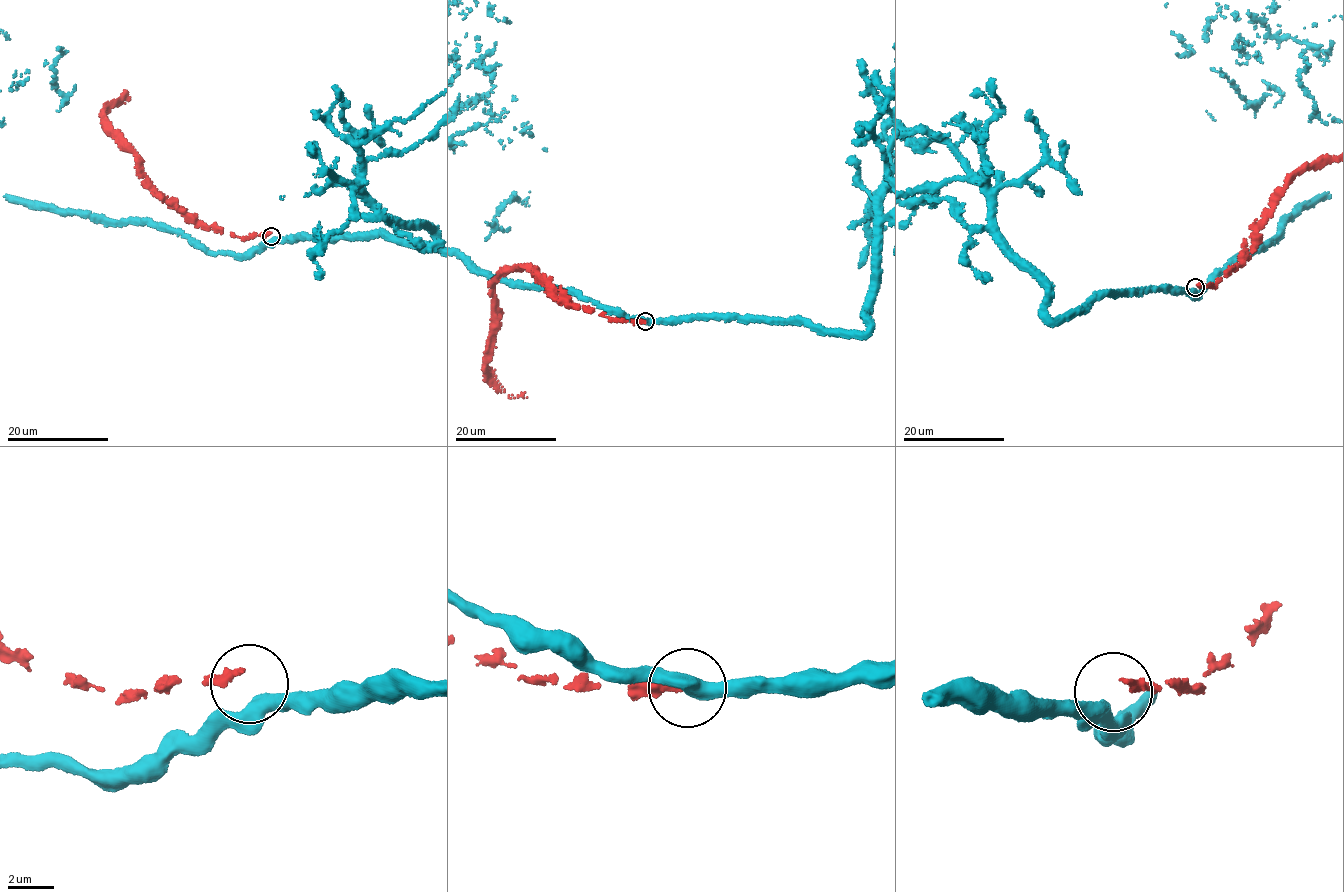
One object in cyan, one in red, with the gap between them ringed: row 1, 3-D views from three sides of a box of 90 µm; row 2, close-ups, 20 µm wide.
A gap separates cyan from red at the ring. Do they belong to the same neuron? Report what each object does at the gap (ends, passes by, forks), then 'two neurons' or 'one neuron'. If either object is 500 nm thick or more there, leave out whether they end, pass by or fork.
cyan passes by | red ends | two neurons

